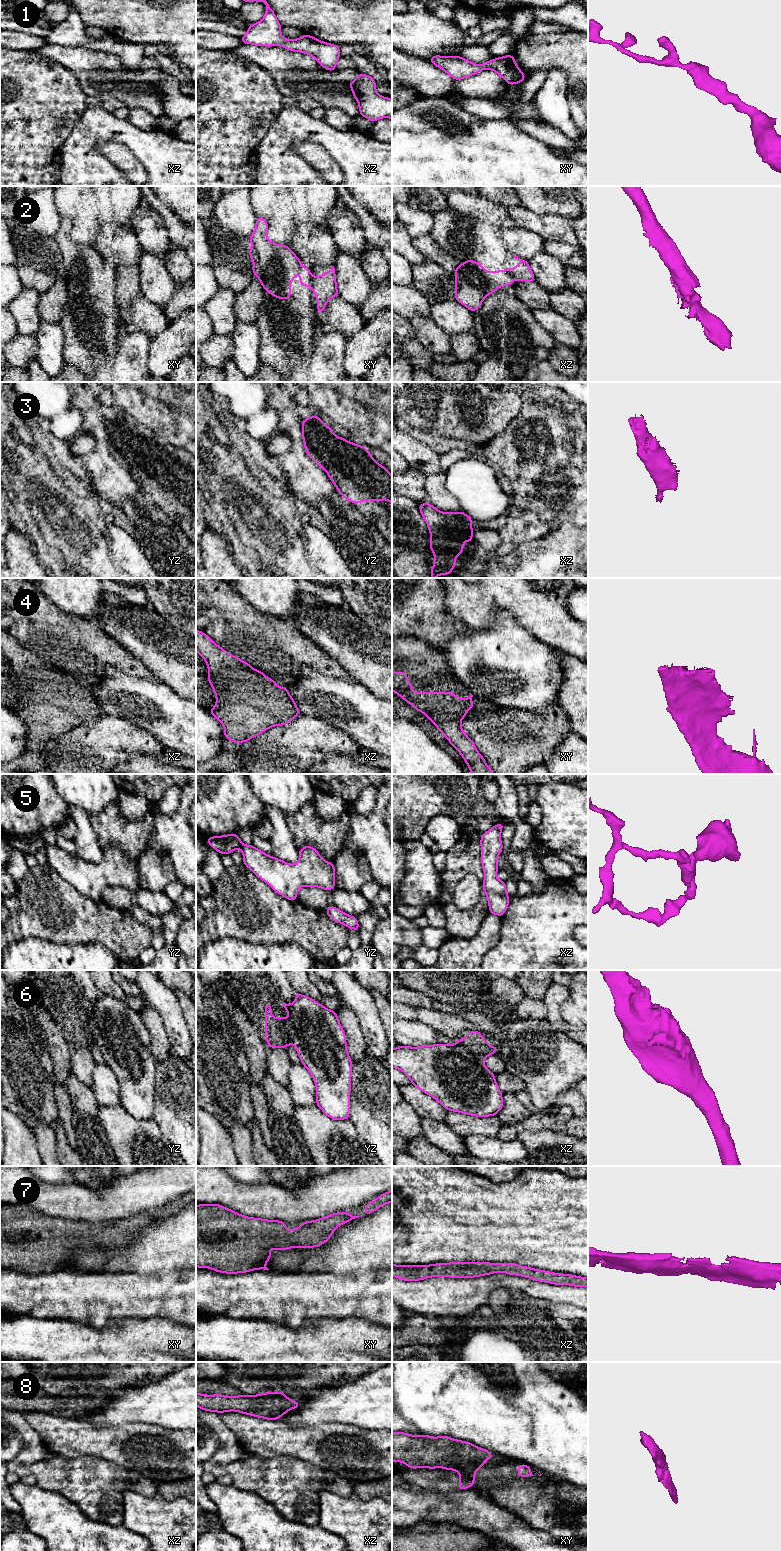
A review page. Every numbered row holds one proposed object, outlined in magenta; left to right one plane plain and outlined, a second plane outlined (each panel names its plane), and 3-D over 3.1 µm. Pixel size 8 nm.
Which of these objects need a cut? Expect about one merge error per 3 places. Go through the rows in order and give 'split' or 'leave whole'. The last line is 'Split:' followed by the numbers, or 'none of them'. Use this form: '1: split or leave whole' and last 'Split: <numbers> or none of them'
1: leave whole
2: split
3: leave whole
4: leave whole
5: leave whole
6: split
7: leave whole
8: leave whole
Split: 2, 6

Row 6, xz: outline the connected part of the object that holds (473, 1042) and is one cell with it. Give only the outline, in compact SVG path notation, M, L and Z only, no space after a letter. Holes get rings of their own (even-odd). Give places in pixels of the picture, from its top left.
M468 1031L466 1038L457 1041L458 1046L463 1046L469 1050L471 1054L481 1054L484 1058L498 1052L497 1046L489 1046L487 1040L482 1039L480 1031Z

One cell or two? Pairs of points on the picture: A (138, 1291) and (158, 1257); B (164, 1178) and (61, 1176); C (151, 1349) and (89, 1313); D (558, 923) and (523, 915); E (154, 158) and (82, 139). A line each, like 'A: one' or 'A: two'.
A: two
B: two
C: two
D: one
E: one

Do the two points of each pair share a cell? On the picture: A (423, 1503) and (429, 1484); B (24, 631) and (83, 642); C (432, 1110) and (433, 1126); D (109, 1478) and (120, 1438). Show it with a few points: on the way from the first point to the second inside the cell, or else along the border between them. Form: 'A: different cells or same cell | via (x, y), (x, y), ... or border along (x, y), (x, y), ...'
A: different cells | border along (411, 1487), (417, 1490), (436, 1490), (441, 1492)
B: same cell | via (39, 631), (48, 631), (68, 637)
C: different cells | border along (421, 1117), (430, 1117), (444, 1123)
D: different cells | border along (90, 1455), (113, 1461), (134, 1471)

